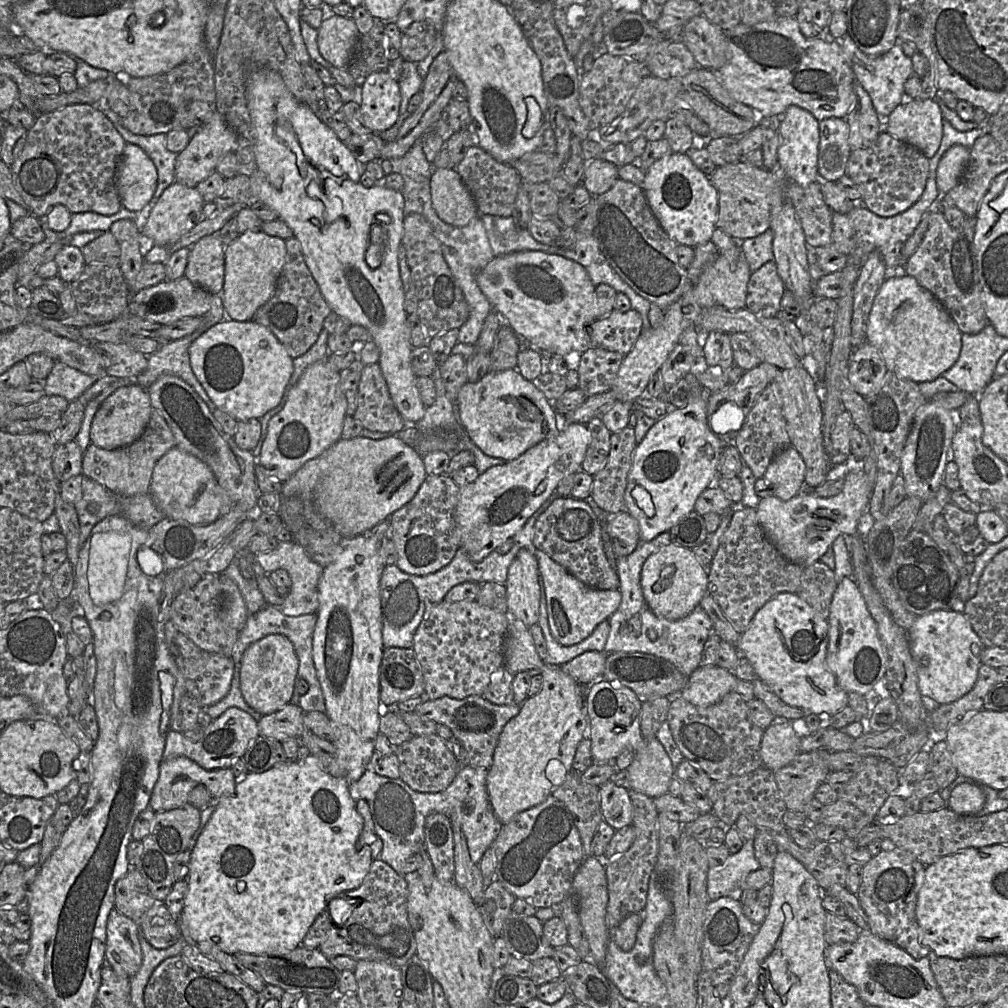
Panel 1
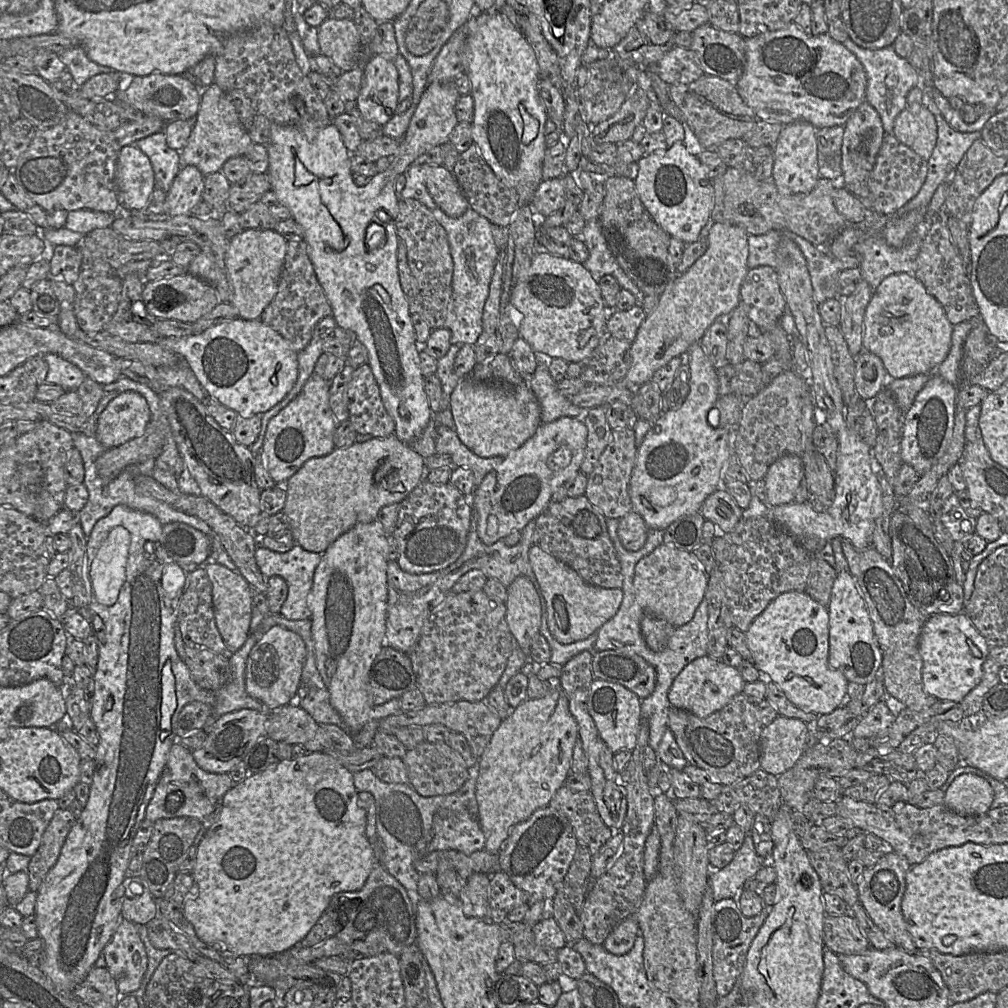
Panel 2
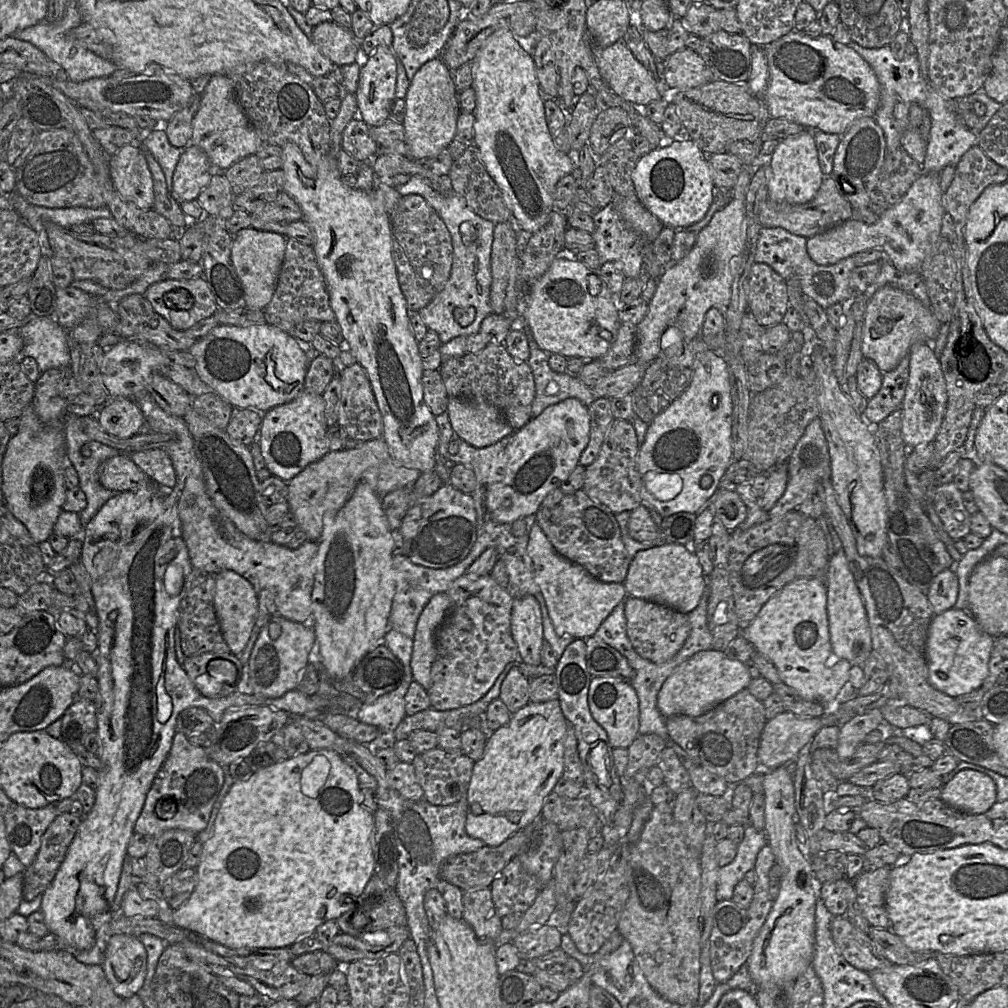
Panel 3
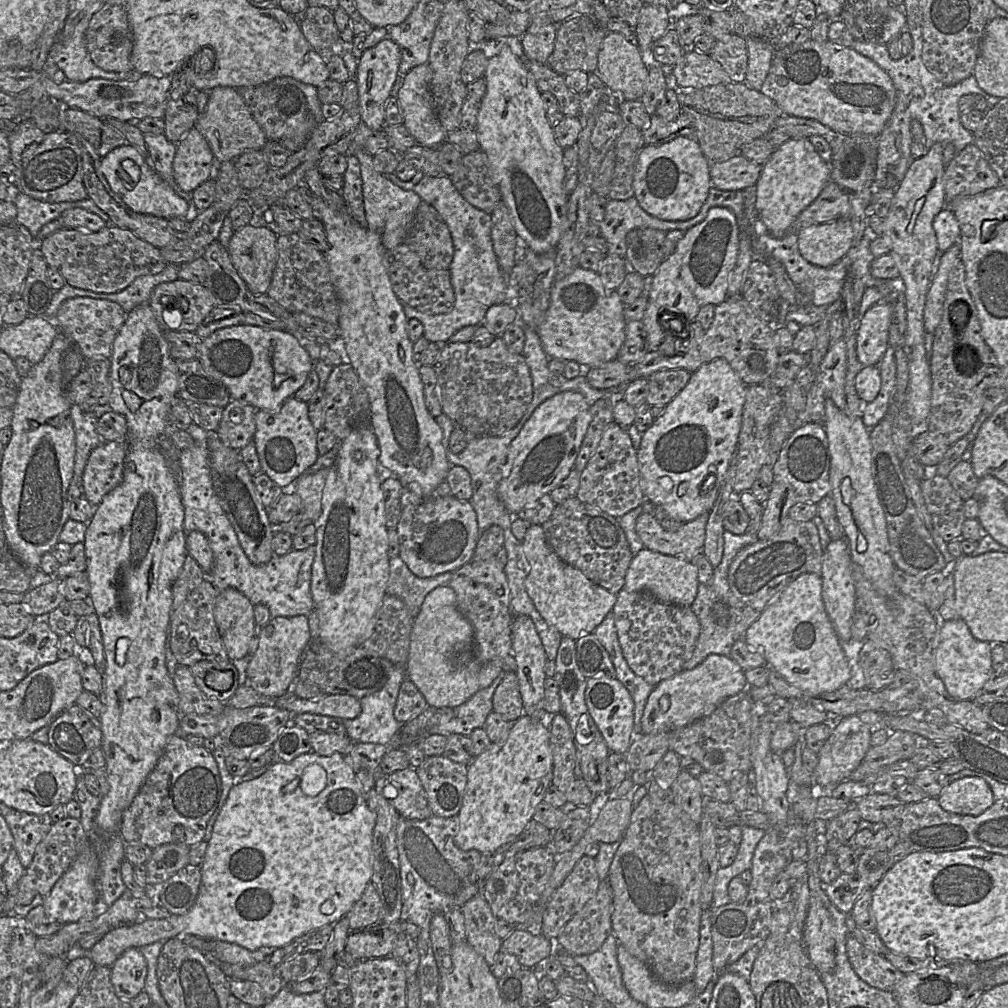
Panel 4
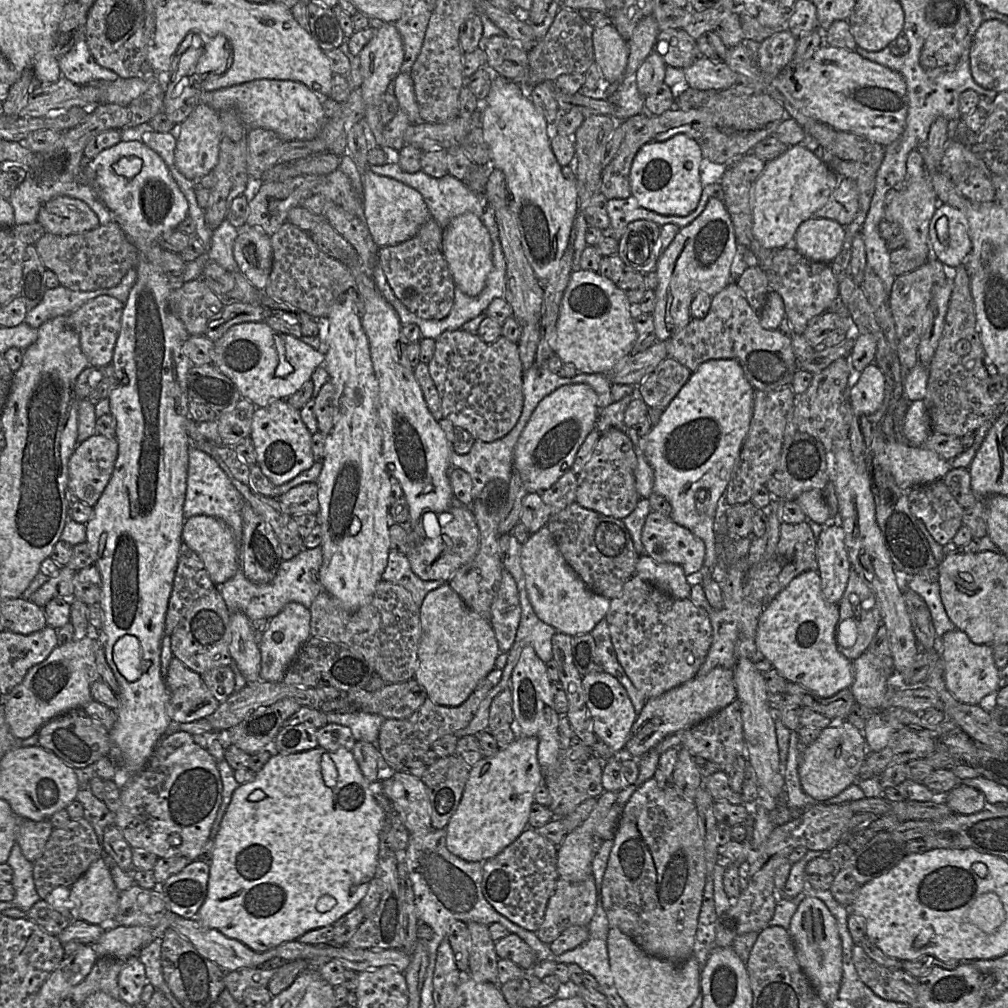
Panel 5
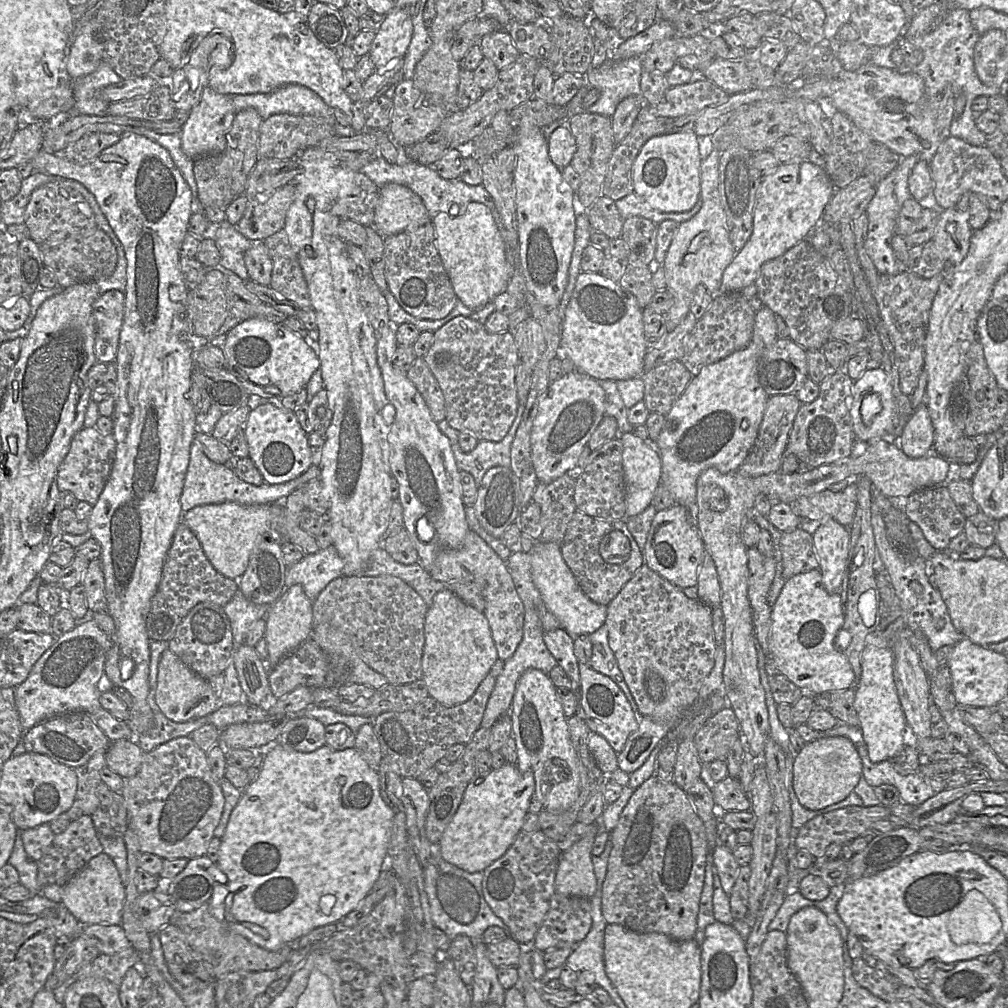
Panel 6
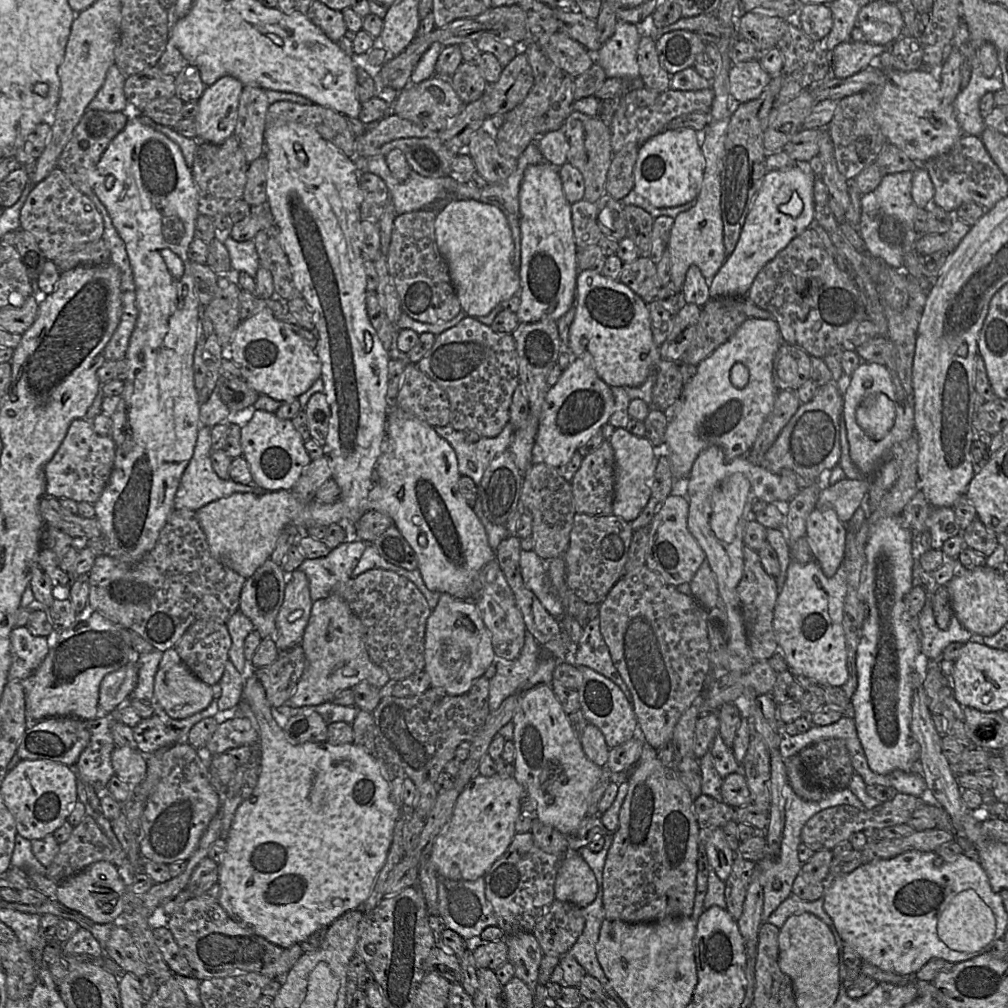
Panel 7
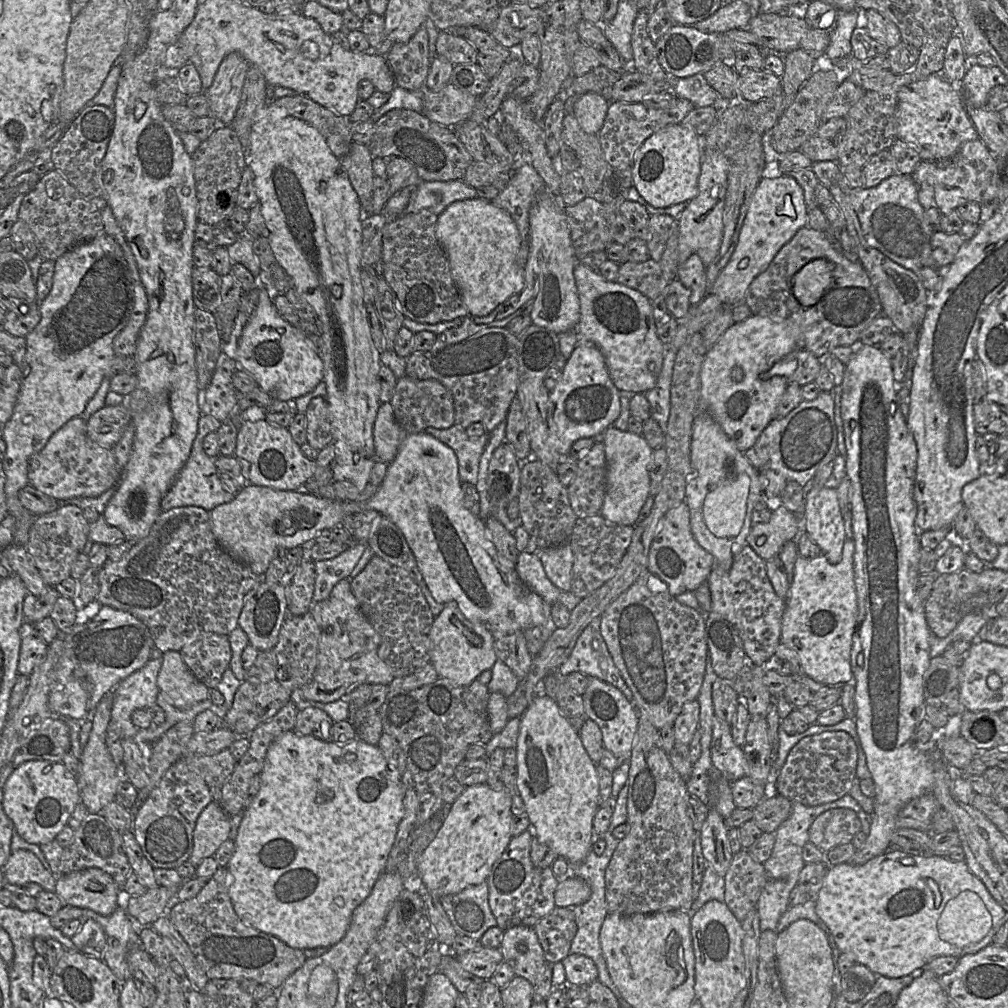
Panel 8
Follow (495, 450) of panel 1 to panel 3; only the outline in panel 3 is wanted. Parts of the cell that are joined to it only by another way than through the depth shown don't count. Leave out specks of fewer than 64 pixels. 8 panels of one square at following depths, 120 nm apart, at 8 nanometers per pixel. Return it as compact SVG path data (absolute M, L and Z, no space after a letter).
M449 397L447 412L456 436L476 448L492 445L514 432L502 413L483 401Z

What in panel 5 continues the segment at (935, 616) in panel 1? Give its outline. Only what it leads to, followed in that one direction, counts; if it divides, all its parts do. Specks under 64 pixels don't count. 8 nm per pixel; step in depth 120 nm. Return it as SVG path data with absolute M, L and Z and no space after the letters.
M954 629L942 636L945 681L952 695L965 704L979 705L981 700L1000 689L999 669L993 655L993 647L987 644L975 644L968 635Z

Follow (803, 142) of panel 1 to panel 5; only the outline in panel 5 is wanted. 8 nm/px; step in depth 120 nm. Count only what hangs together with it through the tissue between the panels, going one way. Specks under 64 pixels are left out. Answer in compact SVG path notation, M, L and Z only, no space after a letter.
M801 144L789 147L781 156L769 161L751 191L755 239L771 250L790 246L800 225L826 204L840 178L823 160Z

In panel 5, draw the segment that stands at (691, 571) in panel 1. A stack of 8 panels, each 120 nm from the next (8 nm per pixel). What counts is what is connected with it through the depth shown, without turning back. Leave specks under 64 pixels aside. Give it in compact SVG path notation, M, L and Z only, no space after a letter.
M647 554L639 556L636 575L673 598L689 599L691 584L678 564L659 563Z

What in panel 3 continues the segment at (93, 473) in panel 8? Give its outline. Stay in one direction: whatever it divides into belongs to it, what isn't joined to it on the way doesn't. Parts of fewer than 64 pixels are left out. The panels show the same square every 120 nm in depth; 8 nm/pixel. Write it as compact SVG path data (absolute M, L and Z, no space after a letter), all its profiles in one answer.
M120 453L104 461L100 466L99 481L112 491L138 491L152 481L131 460L130 454Z

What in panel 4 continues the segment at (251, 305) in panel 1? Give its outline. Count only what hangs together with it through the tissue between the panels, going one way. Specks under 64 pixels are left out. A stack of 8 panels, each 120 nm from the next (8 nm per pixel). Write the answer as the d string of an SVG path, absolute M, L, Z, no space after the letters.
M248 224L230 239L230 259L254 295L266 294L270 287L278 258L277 237L268 228Z

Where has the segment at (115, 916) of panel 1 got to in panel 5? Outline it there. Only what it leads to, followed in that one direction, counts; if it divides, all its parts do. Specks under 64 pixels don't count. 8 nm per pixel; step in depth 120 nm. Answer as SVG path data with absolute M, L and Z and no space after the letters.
M138 955L128 958L118 976L120 999L129 1007L137 1006L147 982L145 966Z

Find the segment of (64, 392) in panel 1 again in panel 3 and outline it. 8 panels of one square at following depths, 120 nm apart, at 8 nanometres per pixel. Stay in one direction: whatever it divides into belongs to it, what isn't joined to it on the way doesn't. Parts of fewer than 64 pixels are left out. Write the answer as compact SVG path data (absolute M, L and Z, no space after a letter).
M31 316L27 324L18 329L18 333L23 340L23 347L19 353L20 359L26 356L34 358L41 373L51 368L70 367L68 330L60 326L55 318Z

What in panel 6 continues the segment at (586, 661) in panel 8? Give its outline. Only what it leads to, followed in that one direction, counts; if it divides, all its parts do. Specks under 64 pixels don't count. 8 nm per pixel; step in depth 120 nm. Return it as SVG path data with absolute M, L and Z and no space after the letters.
M602 625L599 629L589 635L592 643L592 656L588 665L595 671L610 677L623 691L633 712L636 716L640 716L637 704L624 680L615 656L608 644L608 630L606 625Z

